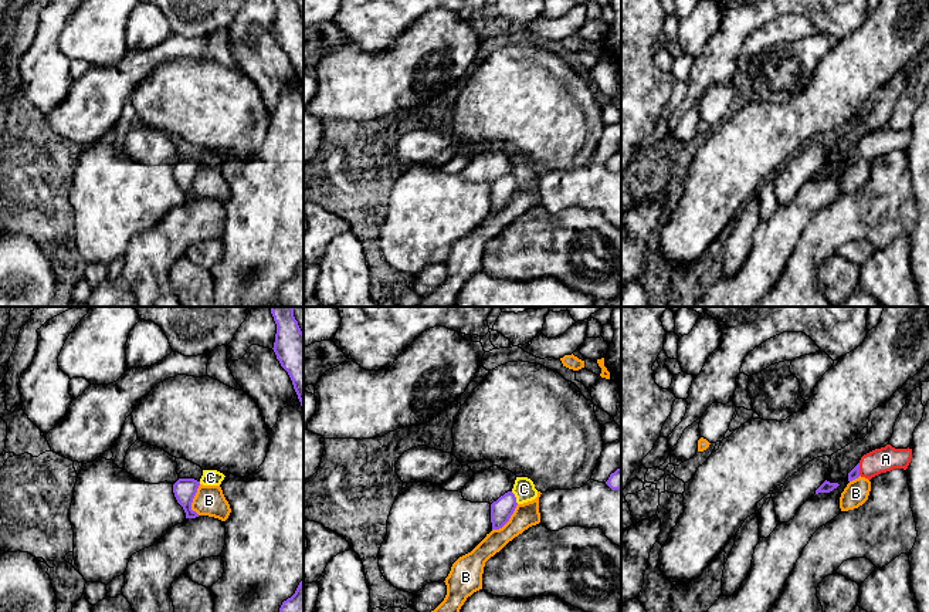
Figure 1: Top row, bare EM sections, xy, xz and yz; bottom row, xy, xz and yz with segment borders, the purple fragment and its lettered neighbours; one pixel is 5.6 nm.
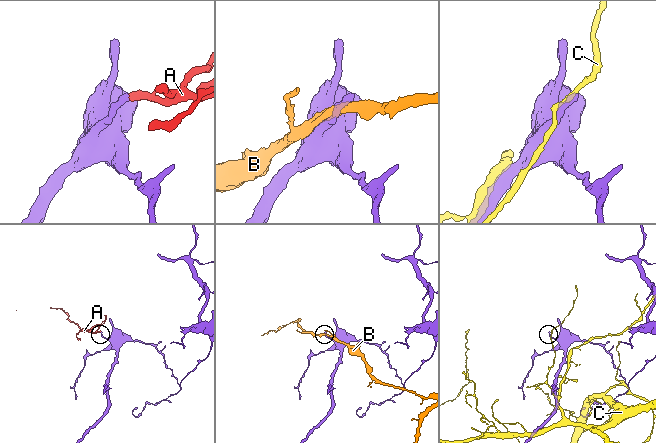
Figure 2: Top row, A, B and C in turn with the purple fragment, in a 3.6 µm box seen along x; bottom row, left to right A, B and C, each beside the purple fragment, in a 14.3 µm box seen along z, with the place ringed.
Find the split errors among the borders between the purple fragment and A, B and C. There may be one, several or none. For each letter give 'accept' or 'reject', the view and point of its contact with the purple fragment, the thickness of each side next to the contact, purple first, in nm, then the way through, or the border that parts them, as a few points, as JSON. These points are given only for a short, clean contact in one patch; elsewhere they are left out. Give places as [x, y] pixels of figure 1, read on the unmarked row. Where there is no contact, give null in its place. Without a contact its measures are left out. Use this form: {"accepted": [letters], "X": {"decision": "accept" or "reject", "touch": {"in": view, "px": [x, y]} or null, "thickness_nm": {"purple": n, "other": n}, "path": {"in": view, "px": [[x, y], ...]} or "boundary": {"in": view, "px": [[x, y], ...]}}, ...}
{"accepted": ["A"], "A": {"decision": "accept", "touch": {"in": "yz", "px": [858, 151]}, "thickness_nm": {"purple": 60, "other": 140}, "path": {"in": "yz", "px": [[854, 155], [858, 151], [885, 141]]}}, "B": {"decision": "reject", "touch": {"in": "xz", "px": [508, 202]}, "thickness_nm": {"purple": 130, "other": 140}}, "C": {"decision": "reject", "touch": {"in": "xz", "px": [515, 179]}, "thickness_nm": {"purple": 130, "other": 130}}}

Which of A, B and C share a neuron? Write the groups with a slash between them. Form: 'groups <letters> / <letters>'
groups A / B / C

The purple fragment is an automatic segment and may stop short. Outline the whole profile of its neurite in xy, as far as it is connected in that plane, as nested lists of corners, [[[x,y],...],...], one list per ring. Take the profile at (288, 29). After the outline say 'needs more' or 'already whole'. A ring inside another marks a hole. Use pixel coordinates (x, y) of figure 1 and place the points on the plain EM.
[[[274,0],[277,16],[274,34],[288,54],[304,91],[304,14],[295,0]]] | already whole

